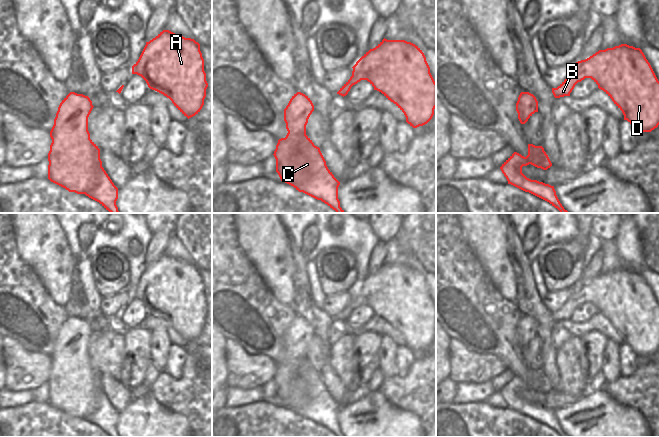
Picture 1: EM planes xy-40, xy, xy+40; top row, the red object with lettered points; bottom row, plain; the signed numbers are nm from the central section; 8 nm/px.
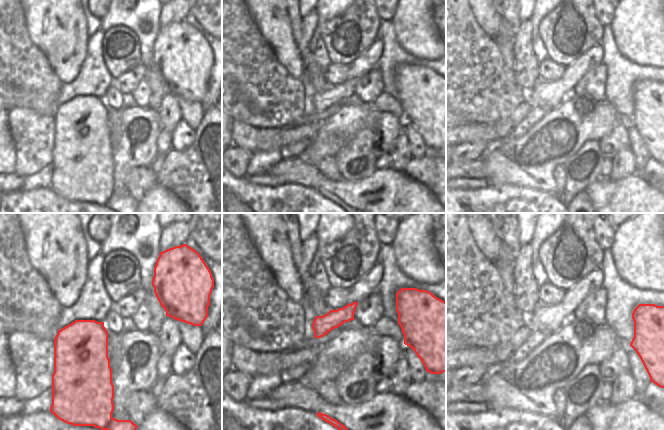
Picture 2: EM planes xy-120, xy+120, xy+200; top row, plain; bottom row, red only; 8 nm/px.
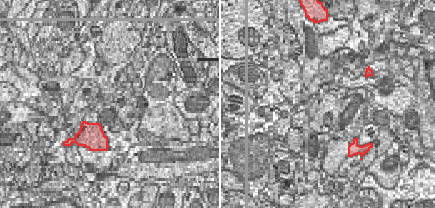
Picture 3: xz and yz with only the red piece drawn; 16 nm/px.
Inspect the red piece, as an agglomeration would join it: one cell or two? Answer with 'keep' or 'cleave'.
cleave

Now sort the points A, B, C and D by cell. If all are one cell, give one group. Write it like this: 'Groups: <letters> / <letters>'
Groups: A D / B C

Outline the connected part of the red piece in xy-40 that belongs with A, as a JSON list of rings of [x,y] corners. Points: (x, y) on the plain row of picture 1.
[[[163,254],[146,266],[138,285],[132,290],[132,298],[141,300],[150,313],[169,322],[188,343],[198,338],[204,329],[208,307],[200,268],[194,263]]]

